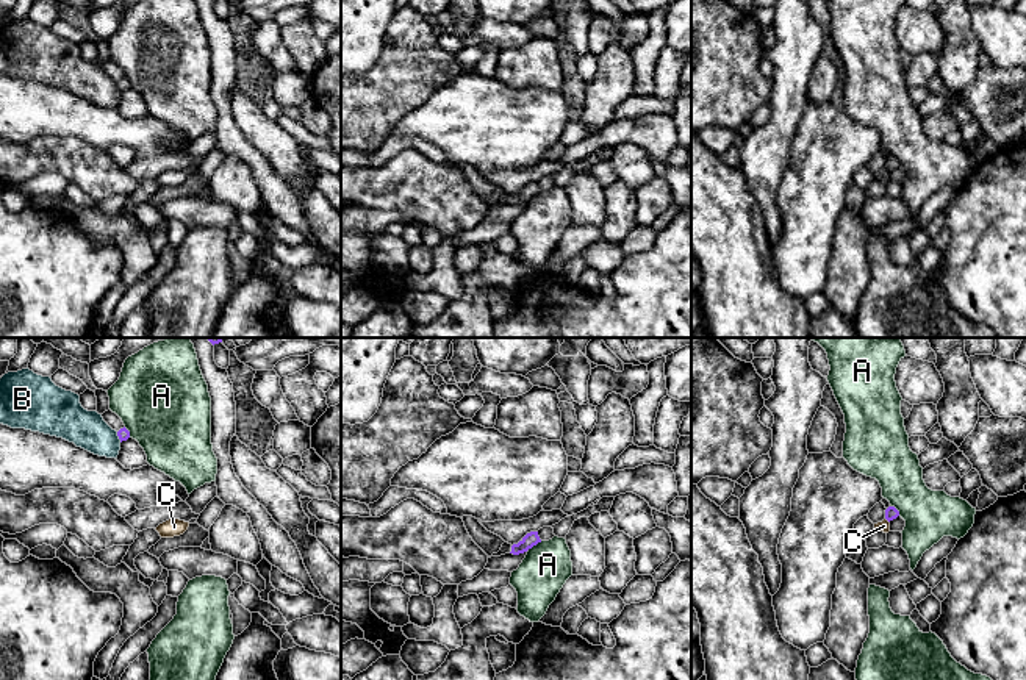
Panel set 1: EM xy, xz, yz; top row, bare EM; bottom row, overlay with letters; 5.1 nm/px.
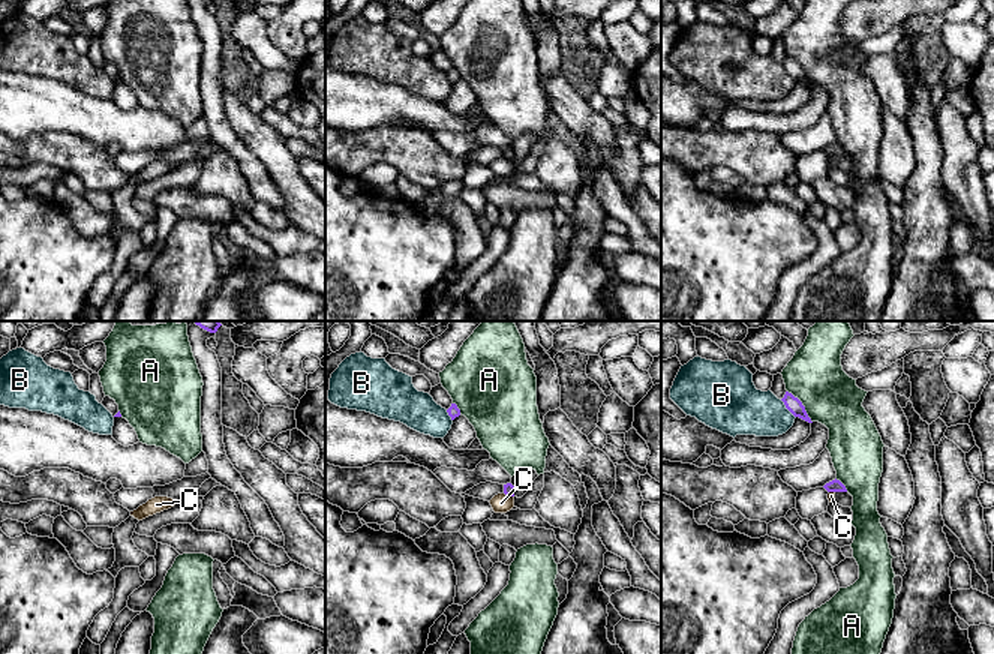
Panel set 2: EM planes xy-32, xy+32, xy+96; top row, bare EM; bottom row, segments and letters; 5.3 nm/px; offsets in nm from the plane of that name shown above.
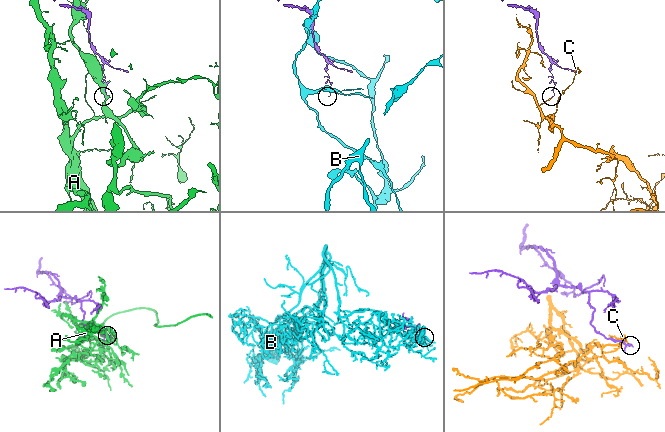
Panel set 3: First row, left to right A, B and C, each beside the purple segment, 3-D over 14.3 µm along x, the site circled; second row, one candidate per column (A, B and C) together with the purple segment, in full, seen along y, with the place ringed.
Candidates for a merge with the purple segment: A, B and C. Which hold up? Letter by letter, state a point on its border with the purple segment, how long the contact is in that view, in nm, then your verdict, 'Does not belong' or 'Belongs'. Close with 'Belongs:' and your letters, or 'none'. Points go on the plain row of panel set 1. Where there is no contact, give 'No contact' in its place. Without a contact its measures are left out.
A: Touches purple at xz (534, 194). Shared border 90 nm. Does not belong
B: Touches purple at xy (118, 85). Shared border 60 nm. Does not belong
C: Touches purple at yz (887, 169). Shared border 40 nm. Does not belong
Belongs: none

